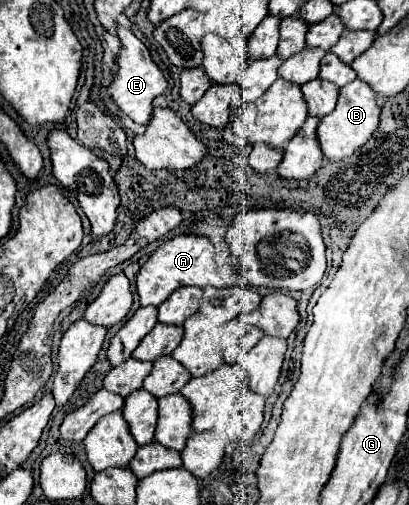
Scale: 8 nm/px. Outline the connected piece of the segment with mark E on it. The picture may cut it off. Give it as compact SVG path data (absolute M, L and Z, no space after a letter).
M118 26L116 36L120 38L120 52L116 56L118 72L112 80L112 84L108 86L108 94L114 100L114 104L120 108L122 114L130 116L136 124L146 124L150 120L152 100L156 96L164 94L164 90L168 88L168 82L166 82L164 74L160 72L160 68L154 64L148 48L128 28Z

